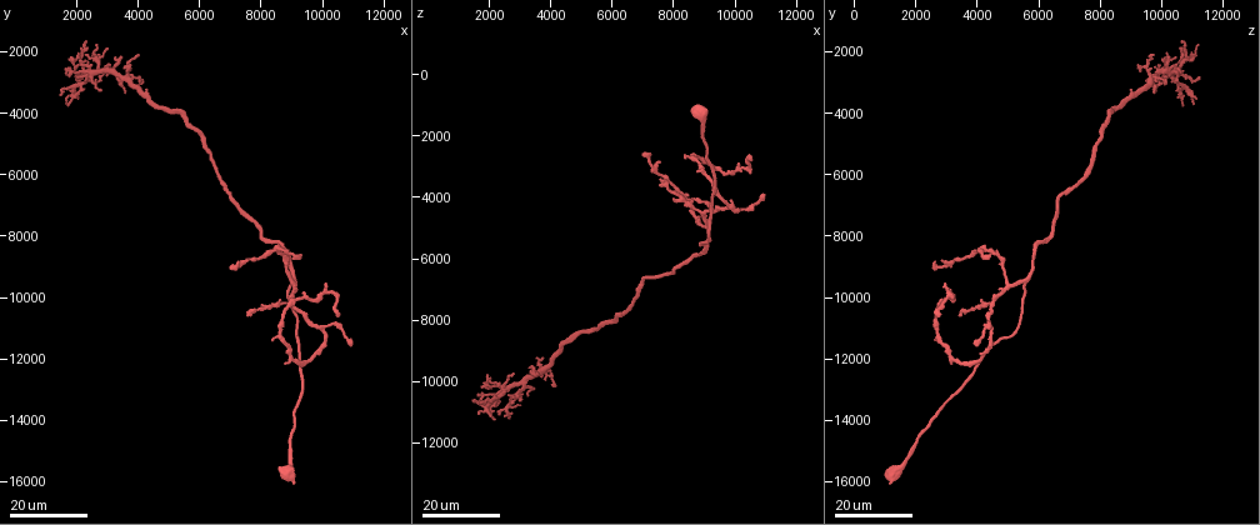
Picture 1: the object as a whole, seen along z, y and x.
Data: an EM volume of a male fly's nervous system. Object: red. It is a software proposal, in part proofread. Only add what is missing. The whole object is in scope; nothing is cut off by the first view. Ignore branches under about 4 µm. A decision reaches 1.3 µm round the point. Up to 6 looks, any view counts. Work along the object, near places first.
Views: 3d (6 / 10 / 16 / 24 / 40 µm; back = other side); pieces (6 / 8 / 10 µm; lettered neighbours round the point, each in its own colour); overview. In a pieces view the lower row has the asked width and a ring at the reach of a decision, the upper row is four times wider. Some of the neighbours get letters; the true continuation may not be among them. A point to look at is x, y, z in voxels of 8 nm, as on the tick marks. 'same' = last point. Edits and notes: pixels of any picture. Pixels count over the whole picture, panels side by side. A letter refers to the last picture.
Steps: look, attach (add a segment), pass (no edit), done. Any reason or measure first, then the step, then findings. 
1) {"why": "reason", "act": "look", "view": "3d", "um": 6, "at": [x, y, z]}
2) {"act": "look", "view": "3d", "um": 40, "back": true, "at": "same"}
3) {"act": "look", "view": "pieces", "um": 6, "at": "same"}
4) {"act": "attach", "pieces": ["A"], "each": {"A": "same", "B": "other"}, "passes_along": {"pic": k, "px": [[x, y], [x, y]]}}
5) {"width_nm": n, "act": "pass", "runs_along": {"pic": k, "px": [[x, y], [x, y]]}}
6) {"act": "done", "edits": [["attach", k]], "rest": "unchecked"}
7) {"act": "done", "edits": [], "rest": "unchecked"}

{"why": "end of a long branch", "act": "look", "view": "3d", "um": 16, "at": [10500, 10500, 2800]}

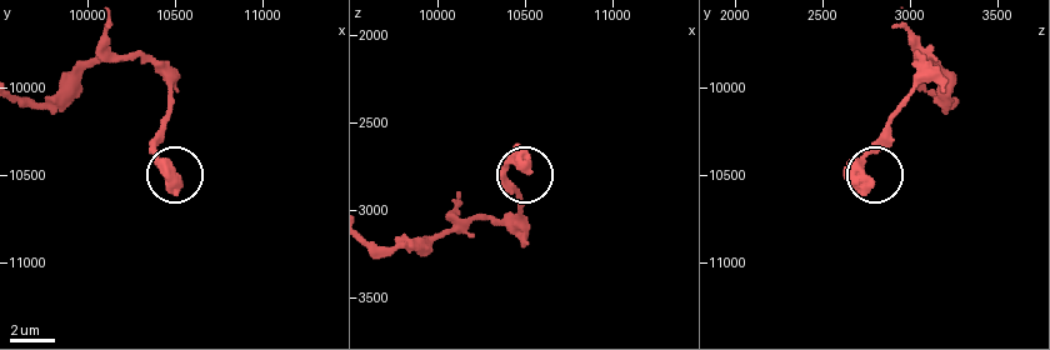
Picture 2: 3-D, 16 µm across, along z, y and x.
{"act": "look", "view": "3d", "um": 6, "at": [10480, 10600, 2740]}

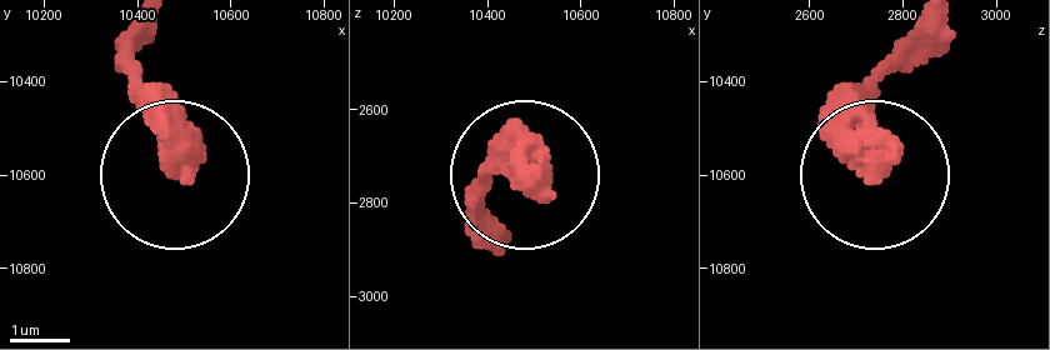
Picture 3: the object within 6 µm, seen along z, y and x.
{"act": "look", "view": "pieces", "um": 6, "at": [10500, 10600, 2740]}

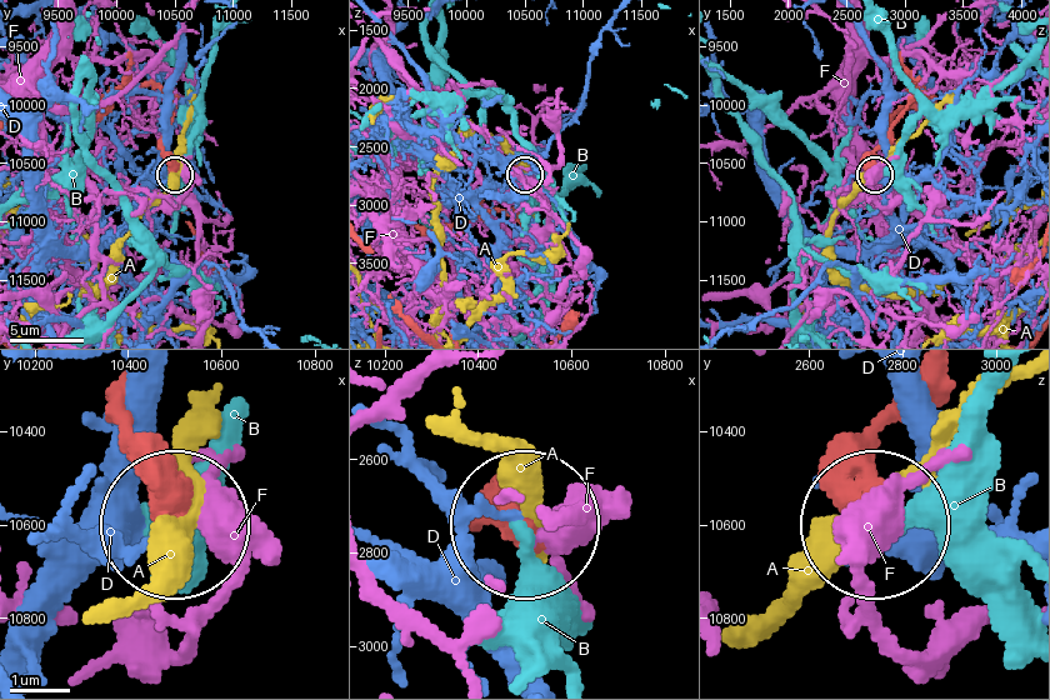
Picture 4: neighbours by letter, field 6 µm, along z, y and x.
{"width_nm": 490, "act": "pass", "each": {"A": "other", "B": "other", "D": "other", "F": "other"}, "found": "none of them fits"}

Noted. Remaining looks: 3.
{"why": "free end", "act": "look", "view": "3d", "um": 16, "at": [11000, 11600, 3900]}

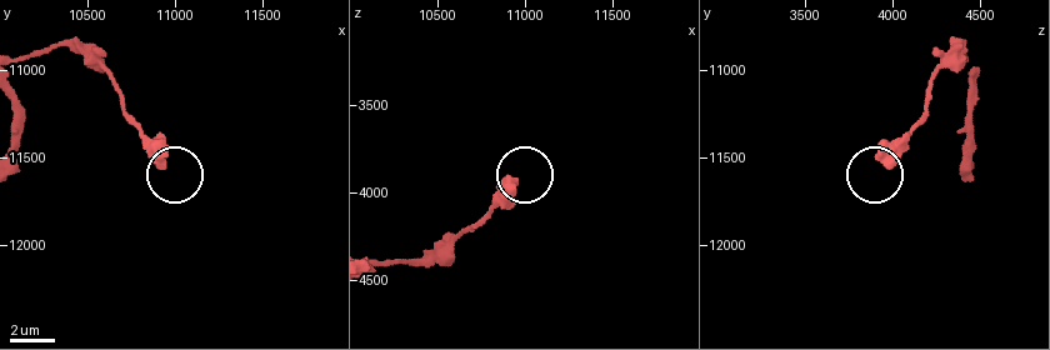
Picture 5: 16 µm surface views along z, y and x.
{"act": "look", "view": "3d", "um": 10, "at": [10920, 11480, 3920]}

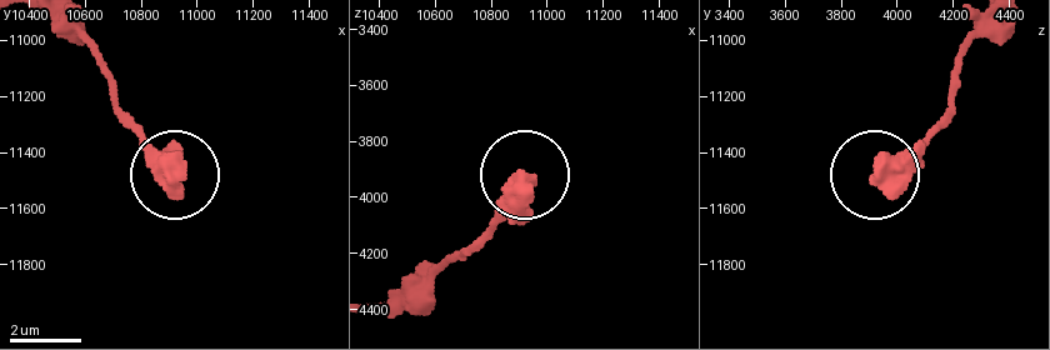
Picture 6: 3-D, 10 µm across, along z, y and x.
{"act": "look", "view": "pieces", "um": 10, "at": [10910, 11500, 3920]}

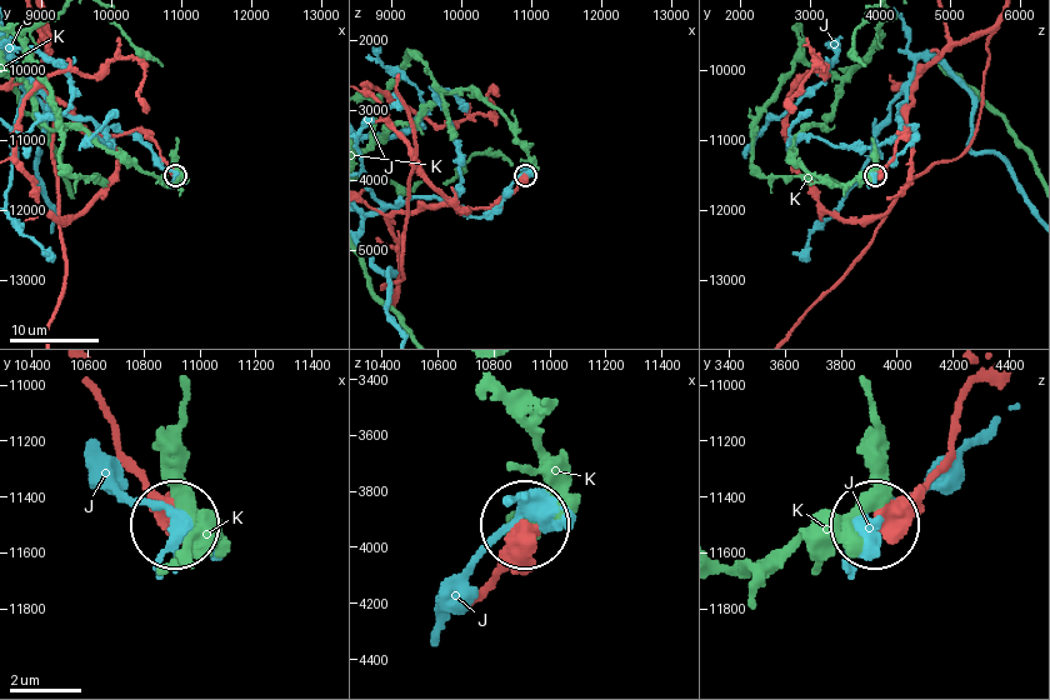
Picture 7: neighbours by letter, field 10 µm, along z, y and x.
{"width_nm": 420, "act": "pass", "each": {"J": "other", "K": "other"}, "found": "none of them fits"}

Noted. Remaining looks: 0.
{"act": "done", "edits": [], "rest": "unchecked"}

